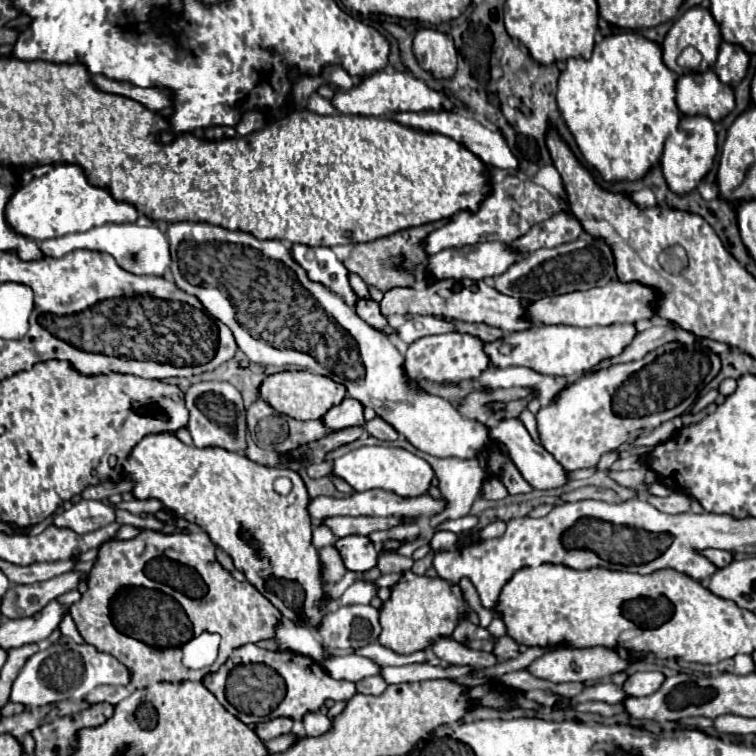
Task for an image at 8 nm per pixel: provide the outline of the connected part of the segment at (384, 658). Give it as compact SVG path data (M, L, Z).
M374 642L374 644L368 644L364 648L358 648L356 650L358 656L364 656L364 658L370 658L372 662L376 662L378 666L404 666L404 664L412 664L412 662L426 662L426 654L420 650L420 652L414 652L414 654L396 654L392 652L390 648L384 648L382 644Z

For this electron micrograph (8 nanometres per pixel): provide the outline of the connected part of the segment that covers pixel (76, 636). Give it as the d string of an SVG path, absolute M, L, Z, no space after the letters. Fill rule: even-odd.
M70 614L65 615L63 620L59 624L58 629L60 630L60 632L63 635L65 635L69 638L72 638L76 643L78 643L78 644L83 644L84 643L84 640L80 636L80 634L79 634L79 632L76 628L76 625L75 625L72 617L70 616Z

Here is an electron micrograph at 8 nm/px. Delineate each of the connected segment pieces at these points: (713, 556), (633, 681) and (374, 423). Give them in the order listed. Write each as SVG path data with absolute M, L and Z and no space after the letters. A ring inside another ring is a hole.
M706 548L706 550L700 550L702 552L702 556L706 556L716 568L722 568L722 566L728 566L732 560L734 560L734 556L730 554L730 552L726 552L726 550L716 550L716 548Z
M634 672L626 678L622 690L628 696L648 696L654 694L662 682L664 682L662 672Z
M378 416L372 418L370 422L366 422L366 430L368 430L368 434L372 434L378 440L396 440L398 438L398 432Z

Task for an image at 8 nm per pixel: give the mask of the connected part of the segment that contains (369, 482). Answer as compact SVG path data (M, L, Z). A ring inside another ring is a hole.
M390 446L356 448L334 460L334 474L344 478L358 492L382 488L382 490L392 490L404 498L426 494L426 490L430 488L430 482L434 478L434 470L430 468L430 464L424 458L412 454L404 448L390 448Z

